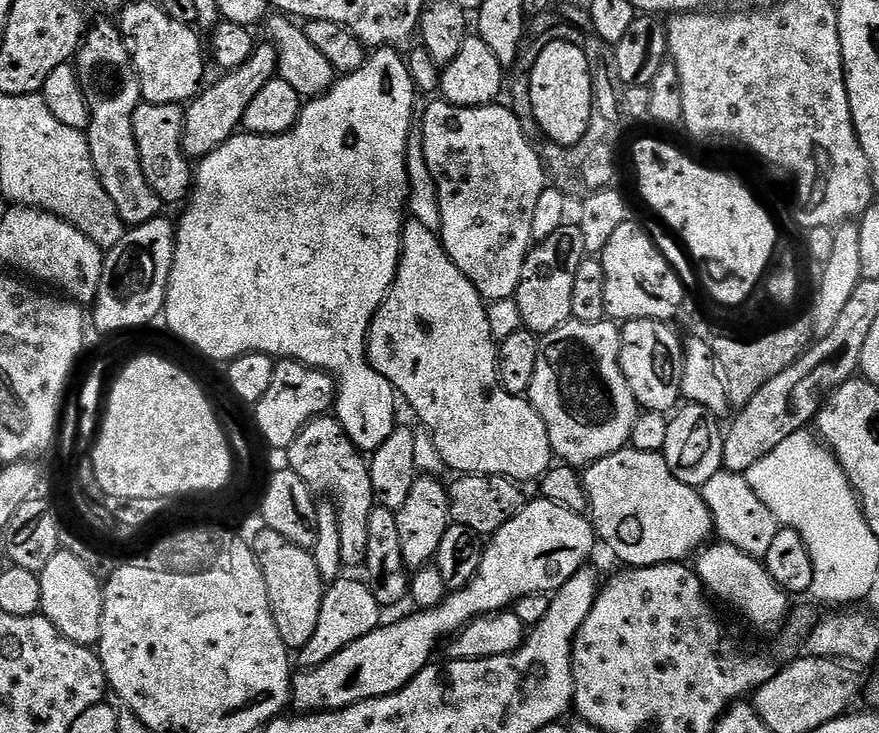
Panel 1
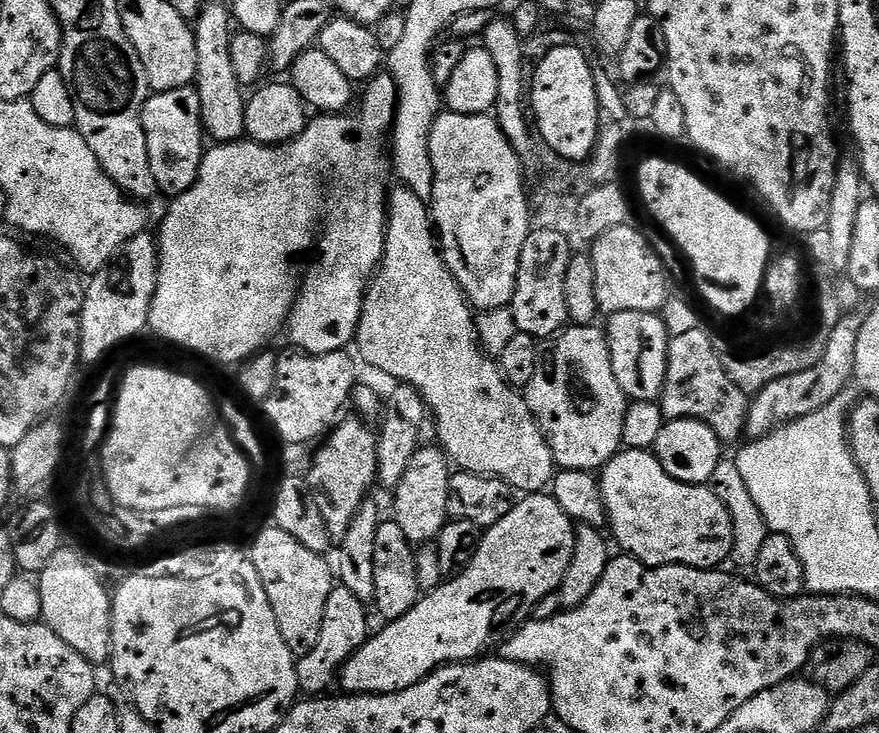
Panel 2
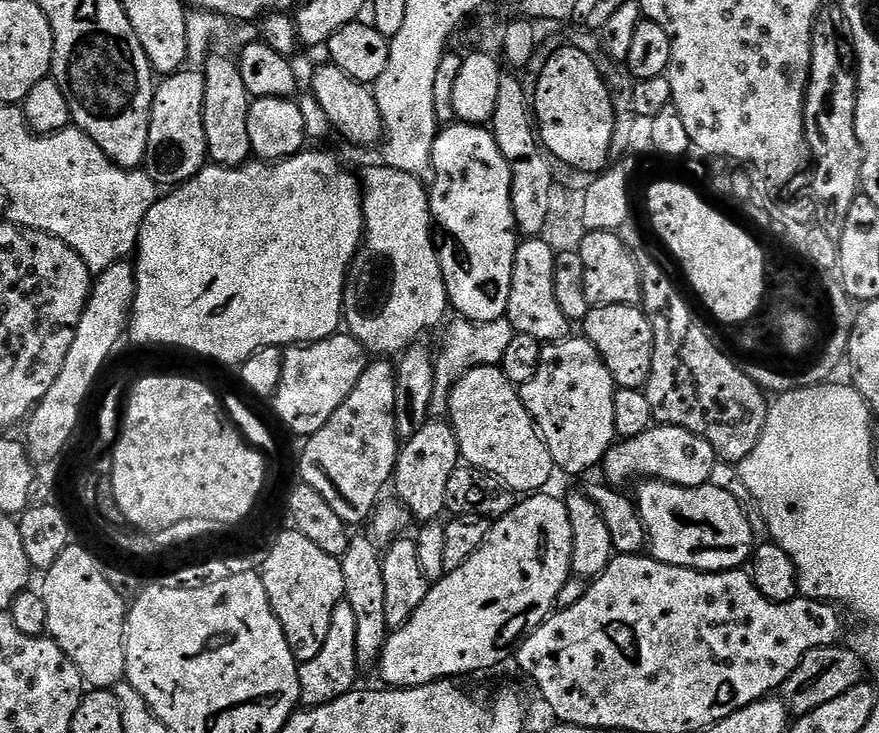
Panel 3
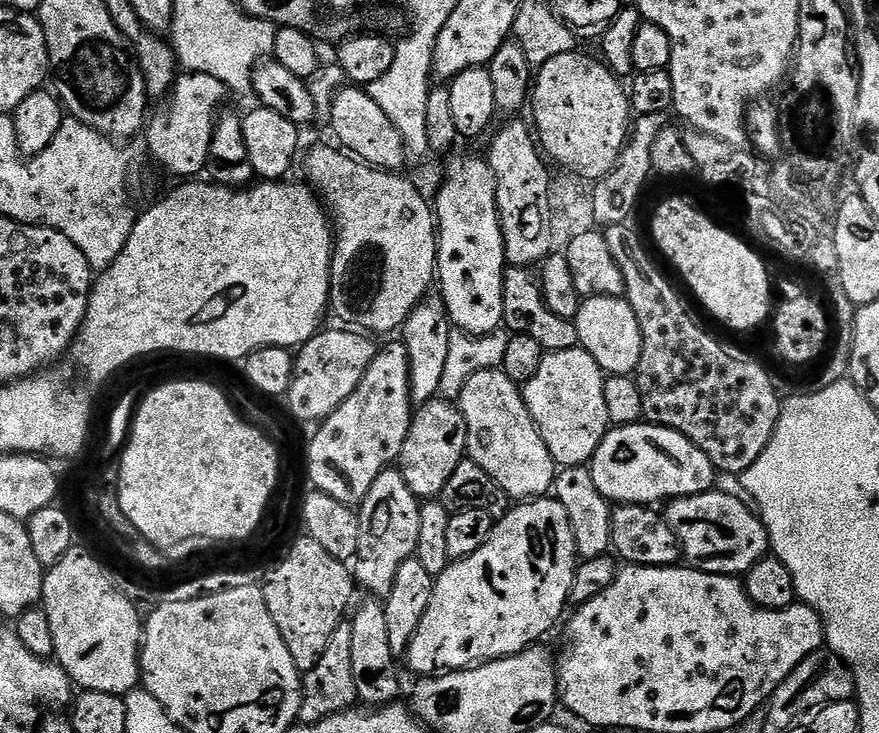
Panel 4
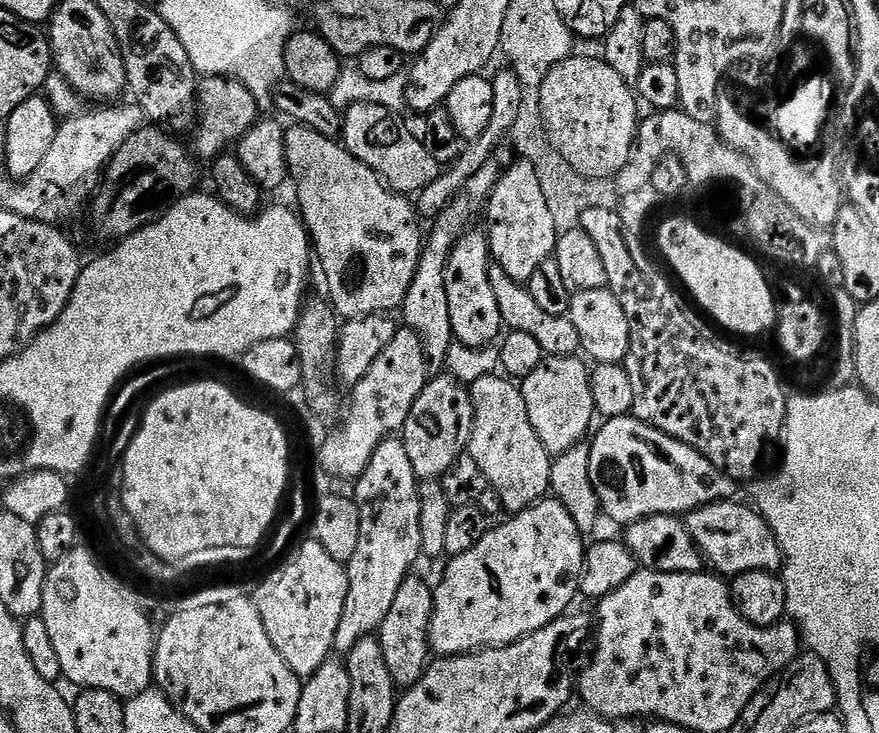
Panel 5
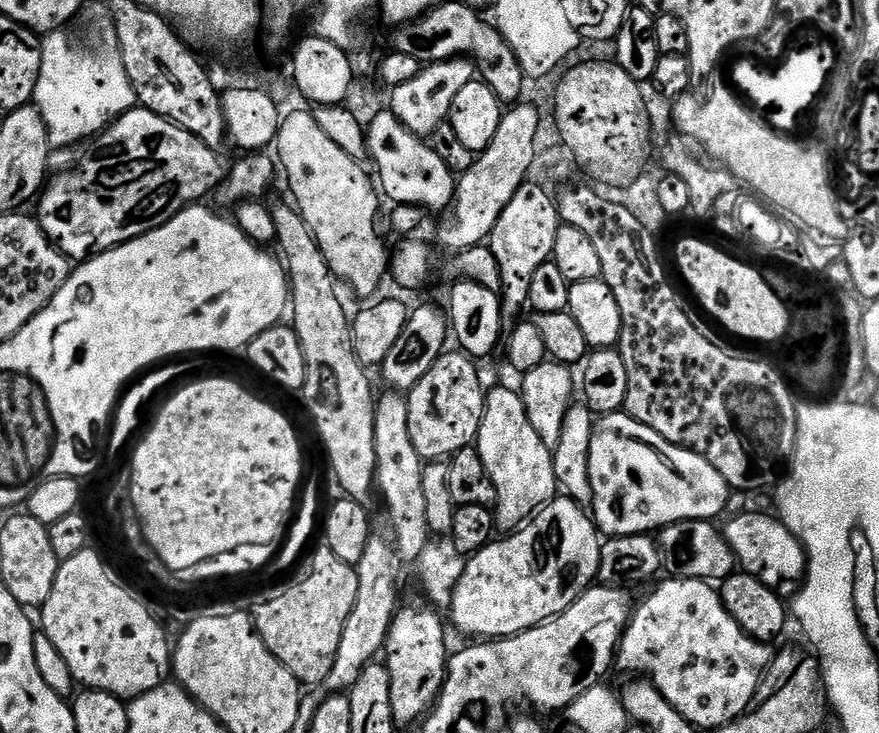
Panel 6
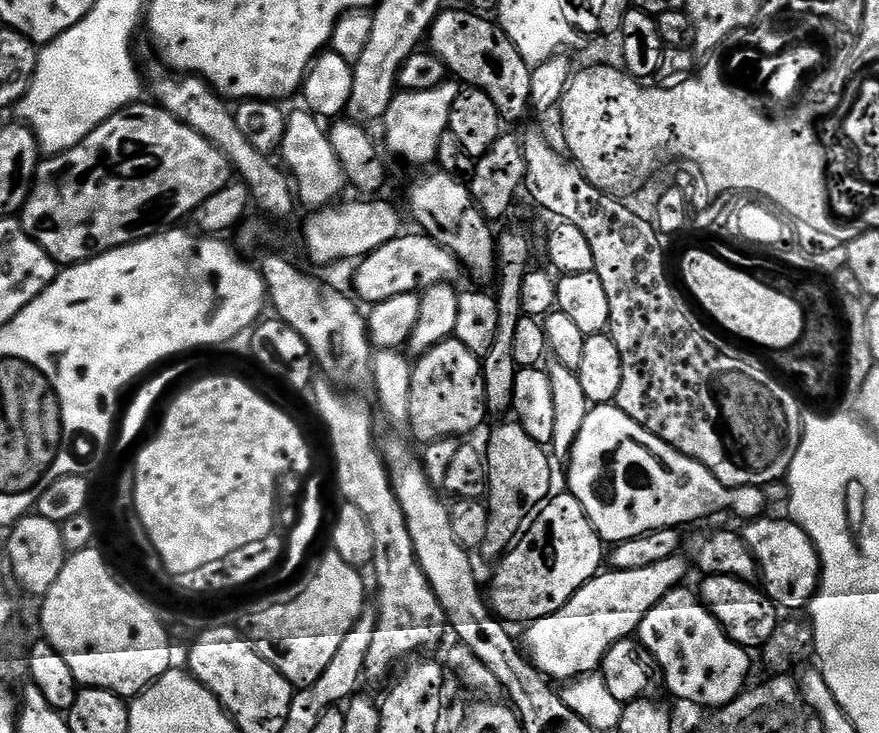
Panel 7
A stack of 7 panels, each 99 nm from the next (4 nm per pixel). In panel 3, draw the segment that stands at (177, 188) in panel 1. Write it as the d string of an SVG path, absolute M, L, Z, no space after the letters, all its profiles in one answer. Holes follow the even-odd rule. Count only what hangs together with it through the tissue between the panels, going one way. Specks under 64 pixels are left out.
M181 70L163 77L156 84L150 110L150 138L142 168L158 186L179 186L205 167L208 160L204 103L206 86L203 71Z

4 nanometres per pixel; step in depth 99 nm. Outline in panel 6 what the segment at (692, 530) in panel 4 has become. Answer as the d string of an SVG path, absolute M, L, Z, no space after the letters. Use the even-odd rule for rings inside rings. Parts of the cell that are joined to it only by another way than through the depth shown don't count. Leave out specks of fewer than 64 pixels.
M744 512L734 517L728 525L723 525L722 531L736 556L737 565L743 571L770 586L770 590L777 592L781 598L795 597L808 571L808 558L800 539L779 518L772 514L767 516L764 512Z

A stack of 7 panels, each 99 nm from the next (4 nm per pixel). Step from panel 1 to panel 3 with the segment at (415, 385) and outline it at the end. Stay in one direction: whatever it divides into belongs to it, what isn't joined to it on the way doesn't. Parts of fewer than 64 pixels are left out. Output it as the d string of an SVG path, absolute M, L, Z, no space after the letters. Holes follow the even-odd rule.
M377 162L373 168L368 168L362 175L362 195L364 197L364 243L360 245L360 250L356 254L356 261L352 263L352 267L348 269L348 281L344 287L344 318L343 323L346 325L347 331L355 340L360 341L363 348L367 348L369 353L376 354L381 352L381 357L392 358L401 350L409 348L421 339L420 331L424 328L424 320L440 320L444 315L449 315L450 305L448 302L448 291L446 290L446 282L442 274L442 266L440 265L440 254L438 244L432 241L432 228L434 232L434 221L432 218L432 202L430 199L429 189L426 187L425 181L414 178L410 174L402 174L402 170L394 170L389 168L383 162ZM499 367L475 368L467 372L454 386L448 416L460 443L460 454L465 465L494 474L518 494L536 494L547 489L544 487L551 482L554 473L550 450L530 418L517 385L511 384Z

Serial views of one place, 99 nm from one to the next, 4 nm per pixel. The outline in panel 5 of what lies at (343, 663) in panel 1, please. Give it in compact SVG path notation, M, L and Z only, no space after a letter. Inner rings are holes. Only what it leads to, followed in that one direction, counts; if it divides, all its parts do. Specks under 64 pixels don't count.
M545 498L525 512L507 517L505 524L489 527L488 533L466 554L447 562L448 569L435 585L434 614L430 622L428 643L437 657L463 656L477 650L513 644L523 636L542 630L569 611L572 599L580 592L585 567L585 537L574 526L574 518L555 498Z

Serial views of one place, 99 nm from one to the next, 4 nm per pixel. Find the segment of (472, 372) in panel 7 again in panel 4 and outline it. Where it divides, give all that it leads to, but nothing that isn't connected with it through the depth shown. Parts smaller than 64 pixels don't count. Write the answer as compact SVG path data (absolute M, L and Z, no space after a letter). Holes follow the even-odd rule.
M437 398L413 411L398 467L402 478L406 478L406 486L410 486L415 496L421 501L430 500L443 493L446 482L450 482L450 474L458 470L458 462L466 458L467 450L468 427L464 415L453 401Z

